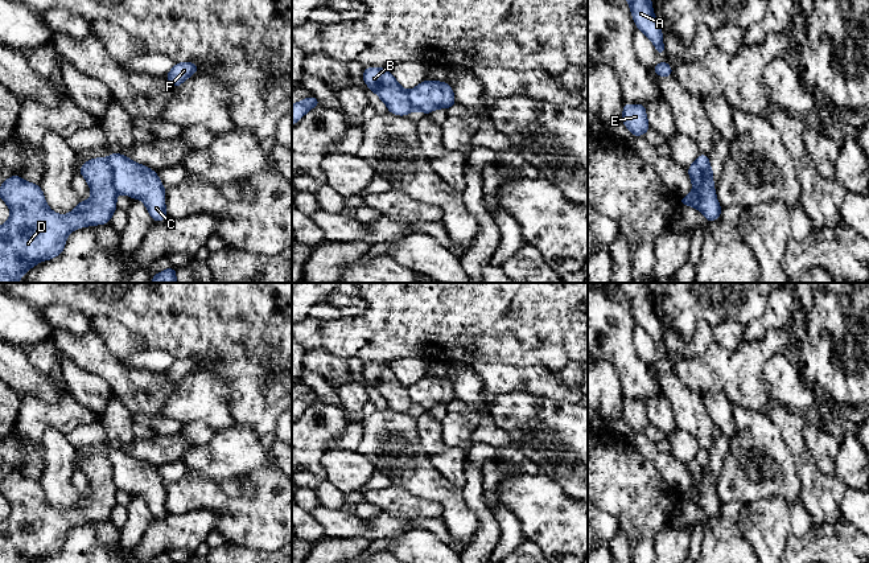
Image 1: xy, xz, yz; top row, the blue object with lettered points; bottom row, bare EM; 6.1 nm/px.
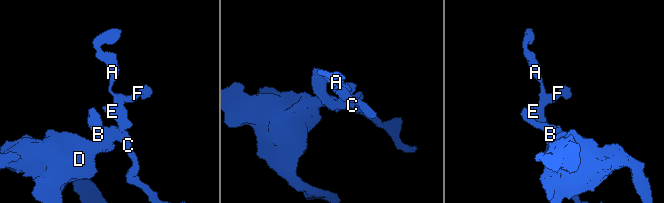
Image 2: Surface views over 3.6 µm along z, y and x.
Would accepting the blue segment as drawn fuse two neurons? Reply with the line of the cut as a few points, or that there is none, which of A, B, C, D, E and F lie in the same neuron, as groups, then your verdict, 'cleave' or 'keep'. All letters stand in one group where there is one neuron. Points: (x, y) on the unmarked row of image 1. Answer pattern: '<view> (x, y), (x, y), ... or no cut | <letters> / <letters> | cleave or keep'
xy (106, 455), (112, 469), (114, 484), (118, 488) | A C E F / B D | cleave

